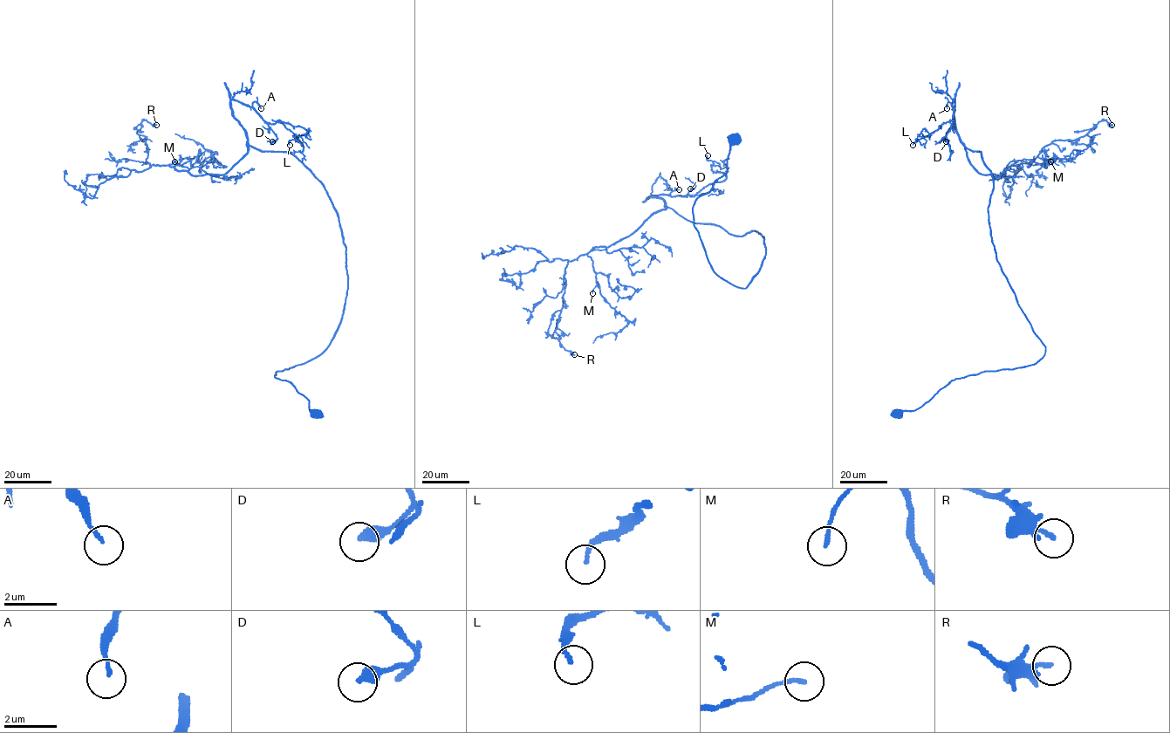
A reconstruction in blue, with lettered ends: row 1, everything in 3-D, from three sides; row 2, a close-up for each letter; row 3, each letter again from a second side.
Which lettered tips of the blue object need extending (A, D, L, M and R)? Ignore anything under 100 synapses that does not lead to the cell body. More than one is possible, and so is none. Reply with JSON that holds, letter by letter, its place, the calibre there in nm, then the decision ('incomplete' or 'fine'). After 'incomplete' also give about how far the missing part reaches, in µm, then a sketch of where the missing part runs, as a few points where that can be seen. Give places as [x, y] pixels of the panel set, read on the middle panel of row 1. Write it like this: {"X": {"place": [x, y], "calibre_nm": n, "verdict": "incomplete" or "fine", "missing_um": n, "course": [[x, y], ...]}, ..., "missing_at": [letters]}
{"A": {"place": [679, 189], "calibre_nm": 120, "verdict": "fine"}, "D": {"place": [690, 188], "calibre_nm": 440, "verdict": "fine"}, "L": {"place": [708, 155], "calibre_nm": 160, "verdict": "fine"}, "M": {"place": [592, 293], "calibre_nm": 150, "verdict": "fine"}, "R": {"place": [574, 354], "calibre_nm": 170, "verdict": "fine"}, "missing_at": []}

